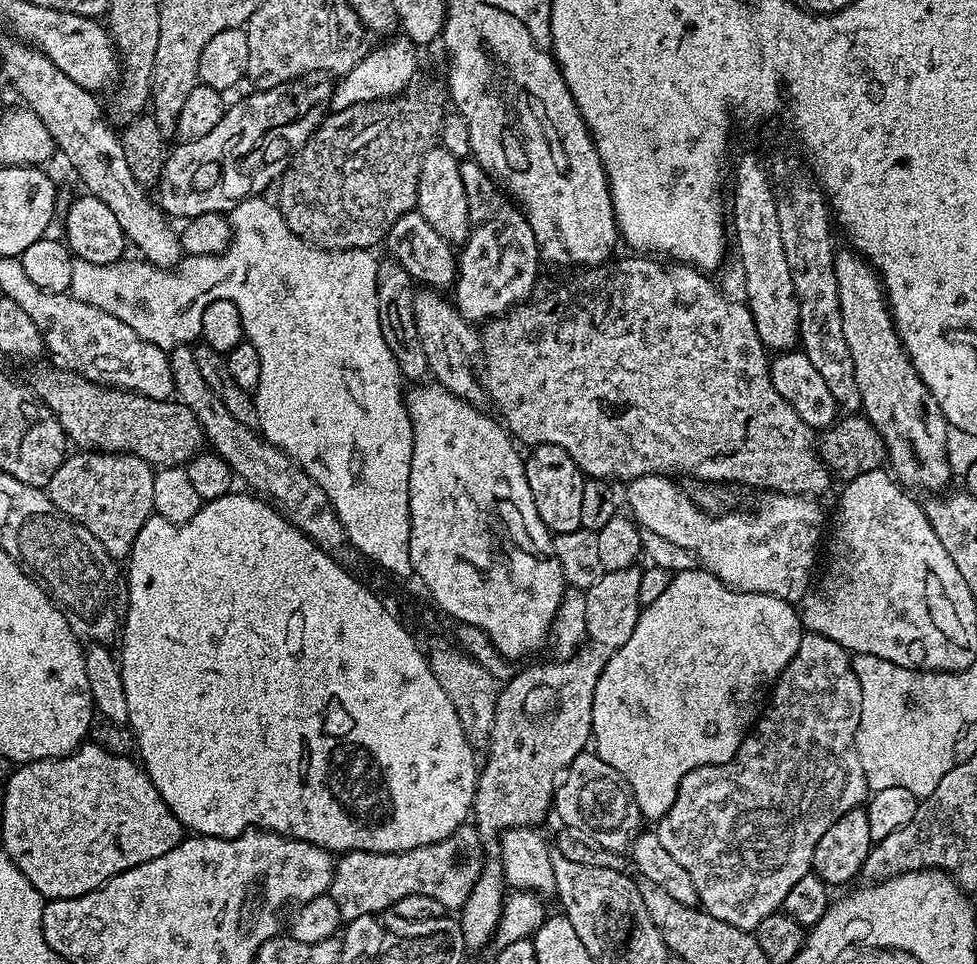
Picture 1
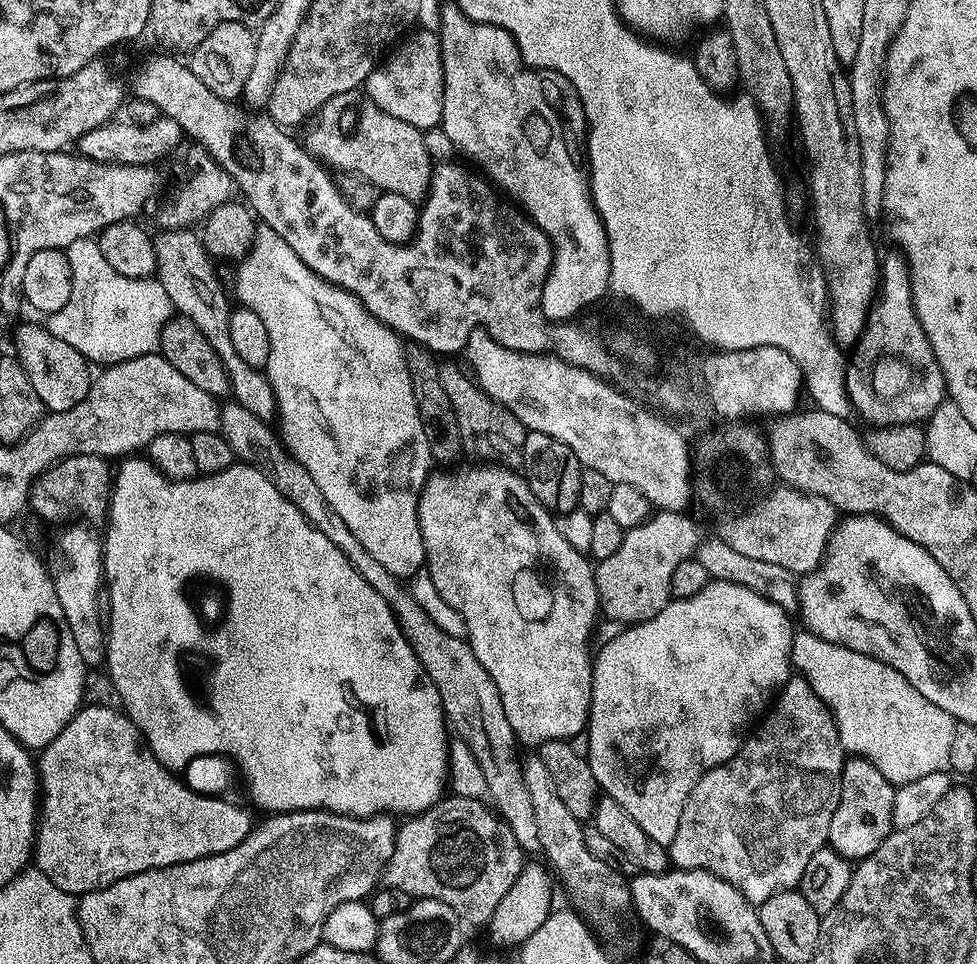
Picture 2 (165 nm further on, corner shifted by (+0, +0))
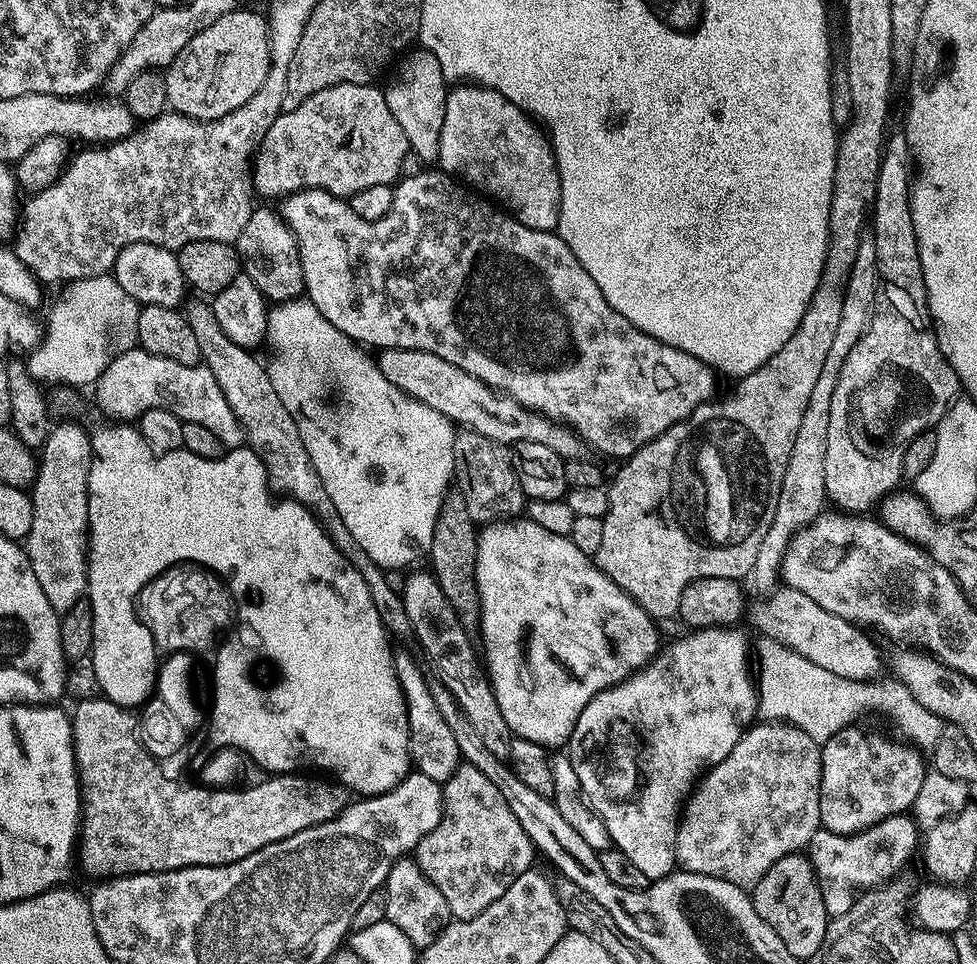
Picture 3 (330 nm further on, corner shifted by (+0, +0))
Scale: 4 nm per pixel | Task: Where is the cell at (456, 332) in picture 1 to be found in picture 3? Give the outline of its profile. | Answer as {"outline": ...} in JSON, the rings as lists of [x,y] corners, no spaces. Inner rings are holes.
{"outline":[[[464,426],[454,438],[454,462],[454,480],[462,498],[466,498],[466,510],[470,510],[472,520],[495,522],[519,517],[525,511],[526,497],[516,473],[514,452],[509,445],[500,444]]]}

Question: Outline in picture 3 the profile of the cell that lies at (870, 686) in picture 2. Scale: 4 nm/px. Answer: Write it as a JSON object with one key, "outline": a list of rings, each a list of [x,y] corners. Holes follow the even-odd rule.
{"outline":[[[761,635],[759,639],[760,641],[757,644],[755,641],[754,644],[755,659],[756,656],[760,659],[758,712],[765,721],[784,721],[797,724],[810,734],[810,738],[814,738],[817,742],[823,742],[830,739],[834,734],[838,734],[838,730],[853,727],[859,721],[856,719],[863,712],[877,712],[878,715],[885,716],[901,732],[899,735],[905,741],[915,745],[917,749],[930,750],[934,746],[934,742],[938,742],[938,734],[942,734],[945,721],[935,716],[930,710],[926,710],[926,706],[922,706],[922,702],[918,702],[918,698],[914,698],[914,694],[910,694],[910,690],[899,680],[895,678],[889,678],[889,680],[880,680],[881,678],[851,680],[844,678],[830,670],[824,670],[822,666],[814,666],[814,662],[810,662],[810,658],[802,658],[802,654],[798,654],[793,648],[788,648],[774,638]]]}

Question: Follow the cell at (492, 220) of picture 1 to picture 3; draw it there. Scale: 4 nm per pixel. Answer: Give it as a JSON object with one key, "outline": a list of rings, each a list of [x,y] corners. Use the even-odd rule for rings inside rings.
{"outline":[[[425,170],[413,176],[404,176],[395,185],[391,210],[378,221],[360,218],[351,209],[347,199],[321,188],[303,188],[300,192],[289,192],[283,197],[284,205],[279,205],[278,211],[298,242],[306,298],[320,311],[322,318],[330,322],[330,326],[342,330],[342,334],[369,349],[409,348],[438,354],[438,358],[454,362],[454,366],[466,370],[466,374],[474,374],[474,378],[486,382],[505,396],[512,396],[524,407],[541,412],[549,418],[561,418],[569,425],[575,426],[585,441],[593,440],[602,451],[609,452],[612,456],[620,456],[619,458],[633,456],[642,445],[658,438],[670,426],[682,422],[699,404],[713,399],[712,391],[716,388],[717,373],[698,358],[662,343],[649,332],[634,326],[634,322],[622,318],[622,314],[618,314],[618,310],[614,310],[614,306],[606,302],[602,290],[598,290],[598,282],[590,278],[582,262],[574,258],[570,246],[566,246],[559,234],[555,231],[534,230],[518,222],[515,216],[501,210],[491,199],[481,198],[459,179],[443,170],[435,171]]]}

